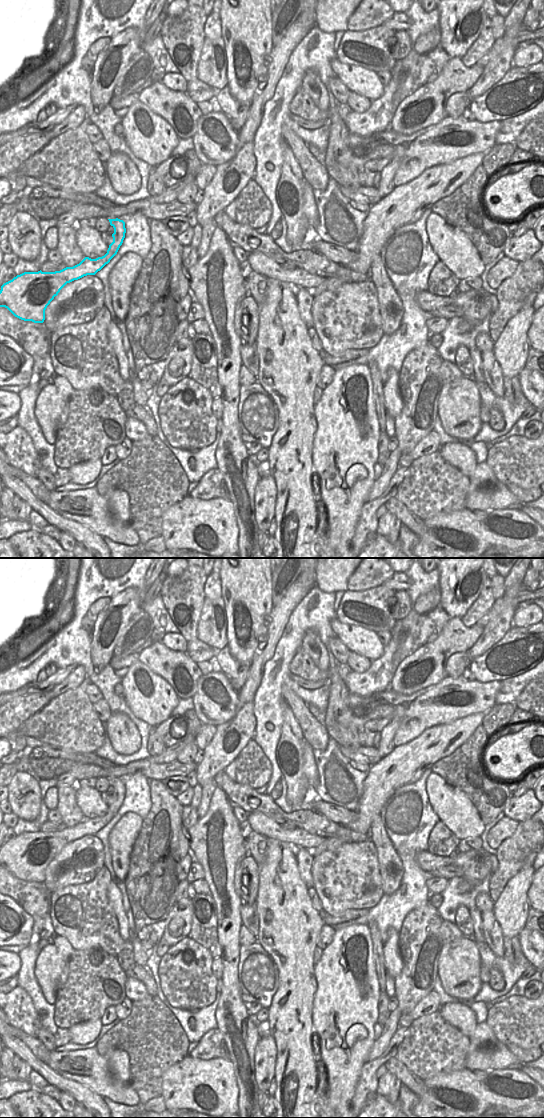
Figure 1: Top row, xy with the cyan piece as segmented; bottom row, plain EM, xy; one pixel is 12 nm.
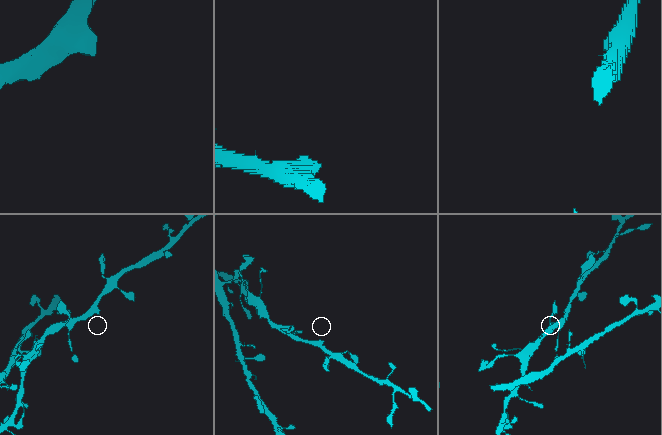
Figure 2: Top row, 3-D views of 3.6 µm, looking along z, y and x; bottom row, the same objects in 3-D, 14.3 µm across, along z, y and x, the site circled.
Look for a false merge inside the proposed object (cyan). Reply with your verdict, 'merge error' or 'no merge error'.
no merge error

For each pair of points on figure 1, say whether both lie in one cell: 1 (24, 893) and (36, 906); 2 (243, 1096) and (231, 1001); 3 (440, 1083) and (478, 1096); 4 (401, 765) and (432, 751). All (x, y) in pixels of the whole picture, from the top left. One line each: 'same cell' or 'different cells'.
1: same cell
2: same cell
3: same cell
4: same cell

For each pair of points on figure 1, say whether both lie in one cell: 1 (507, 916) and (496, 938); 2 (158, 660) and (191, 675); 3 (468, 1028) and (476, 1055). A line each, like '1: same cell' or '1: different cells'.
1: different cells
2: same cell
3: different cells

